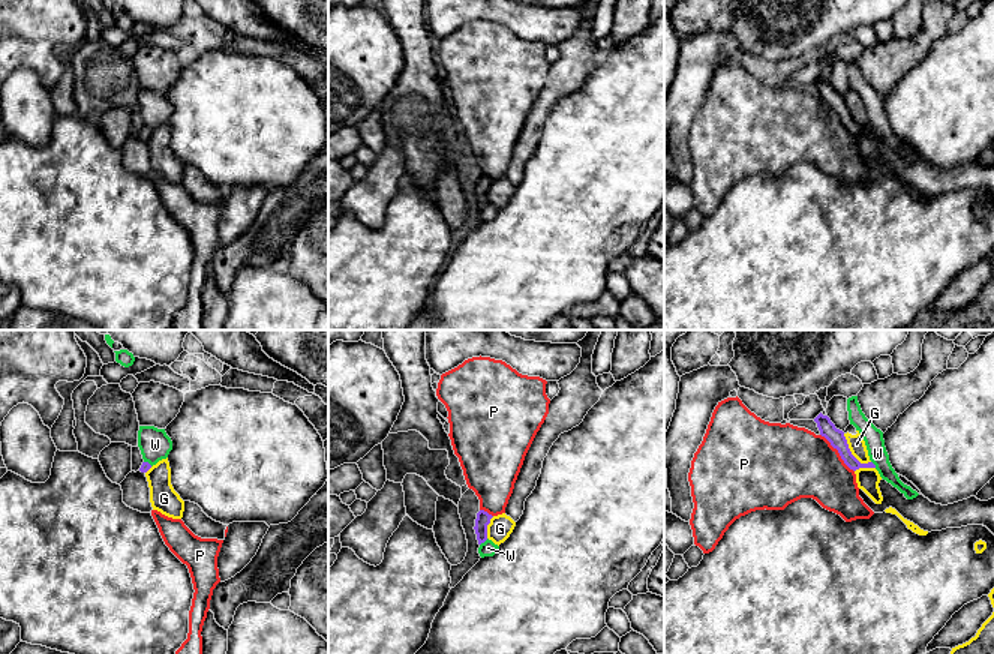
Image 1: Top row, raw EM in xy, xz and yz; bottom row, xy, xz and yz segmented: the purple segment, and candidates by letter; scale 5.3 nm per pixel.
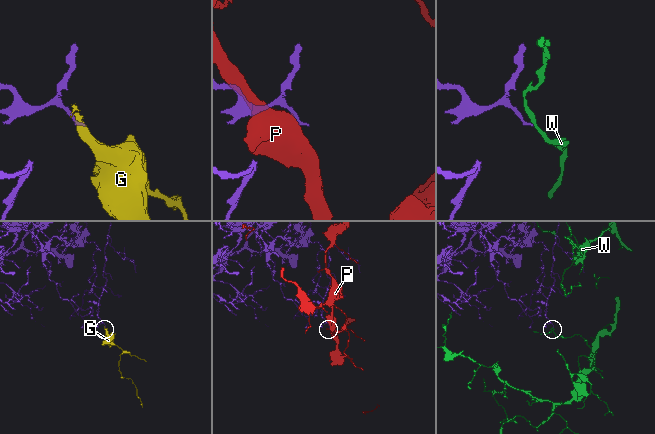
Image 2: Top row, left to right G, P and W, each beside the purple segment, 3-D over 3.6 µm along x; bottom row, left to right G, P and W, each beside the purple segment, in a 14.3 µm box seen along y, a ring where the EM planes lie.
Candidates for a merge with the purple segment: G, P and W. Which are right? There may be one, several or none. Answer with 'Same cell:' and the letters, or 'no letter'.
Same cell: no letter

